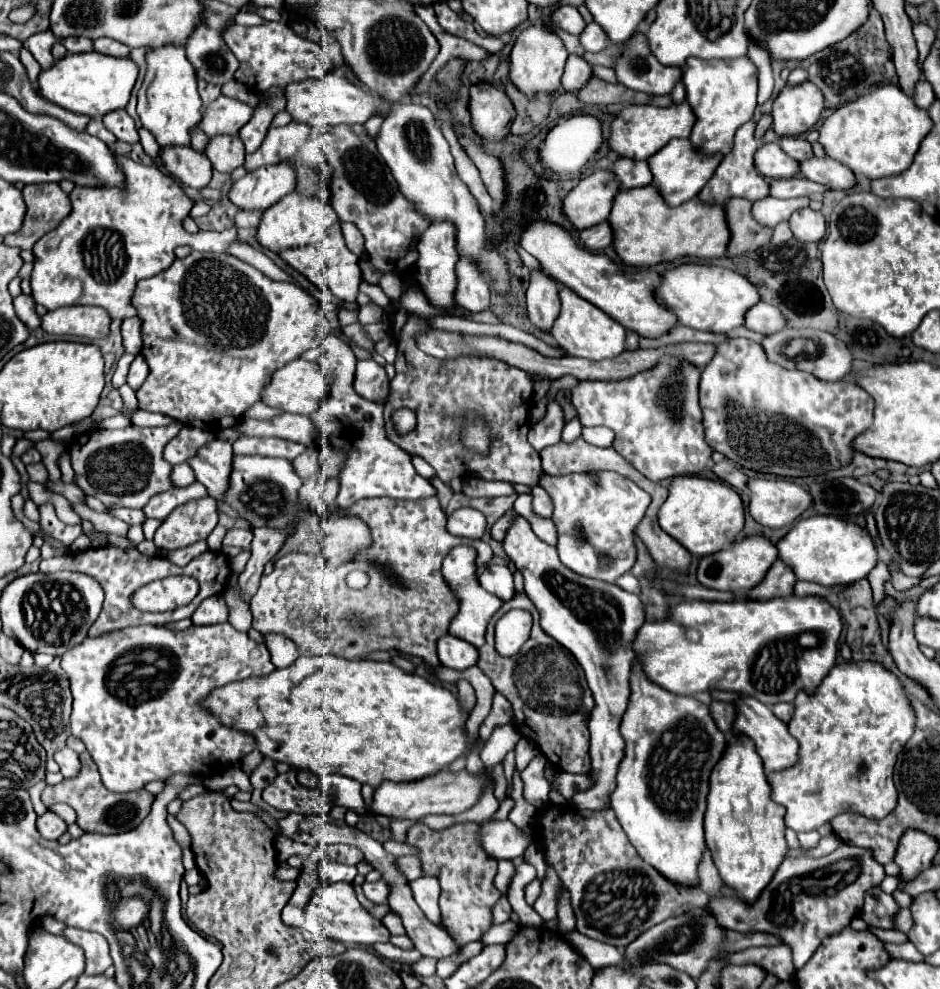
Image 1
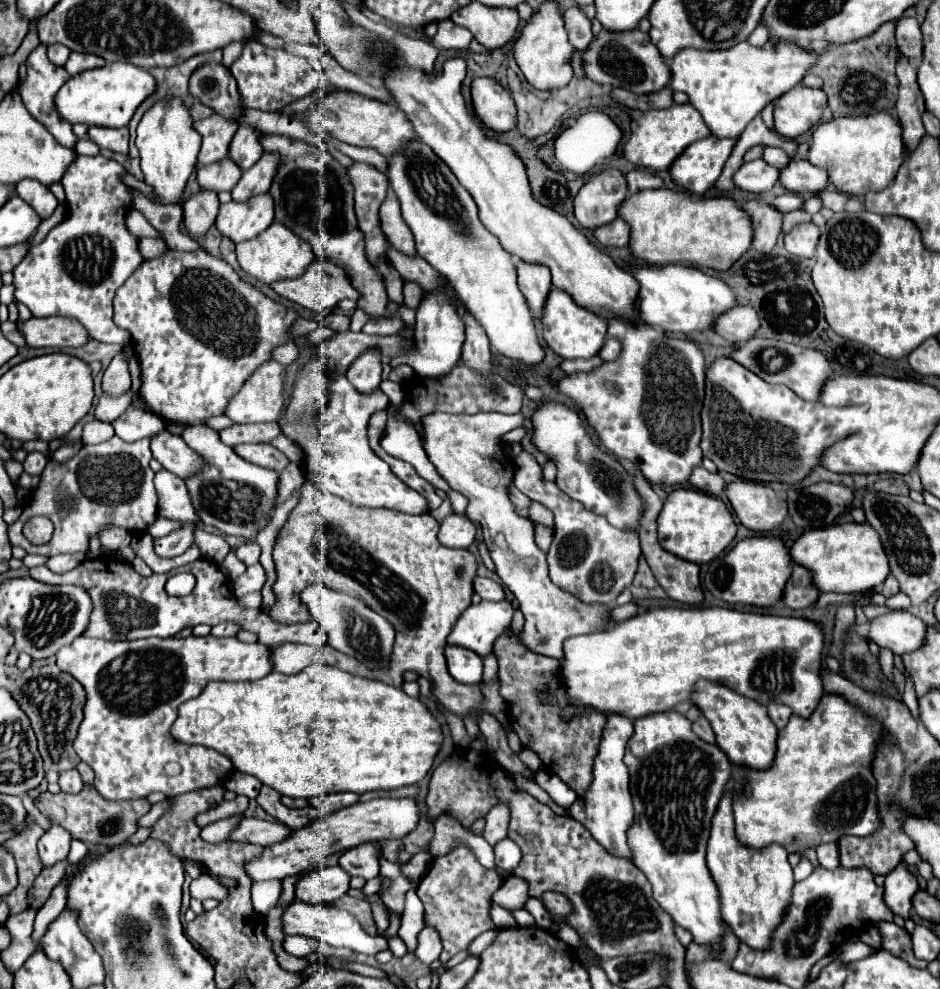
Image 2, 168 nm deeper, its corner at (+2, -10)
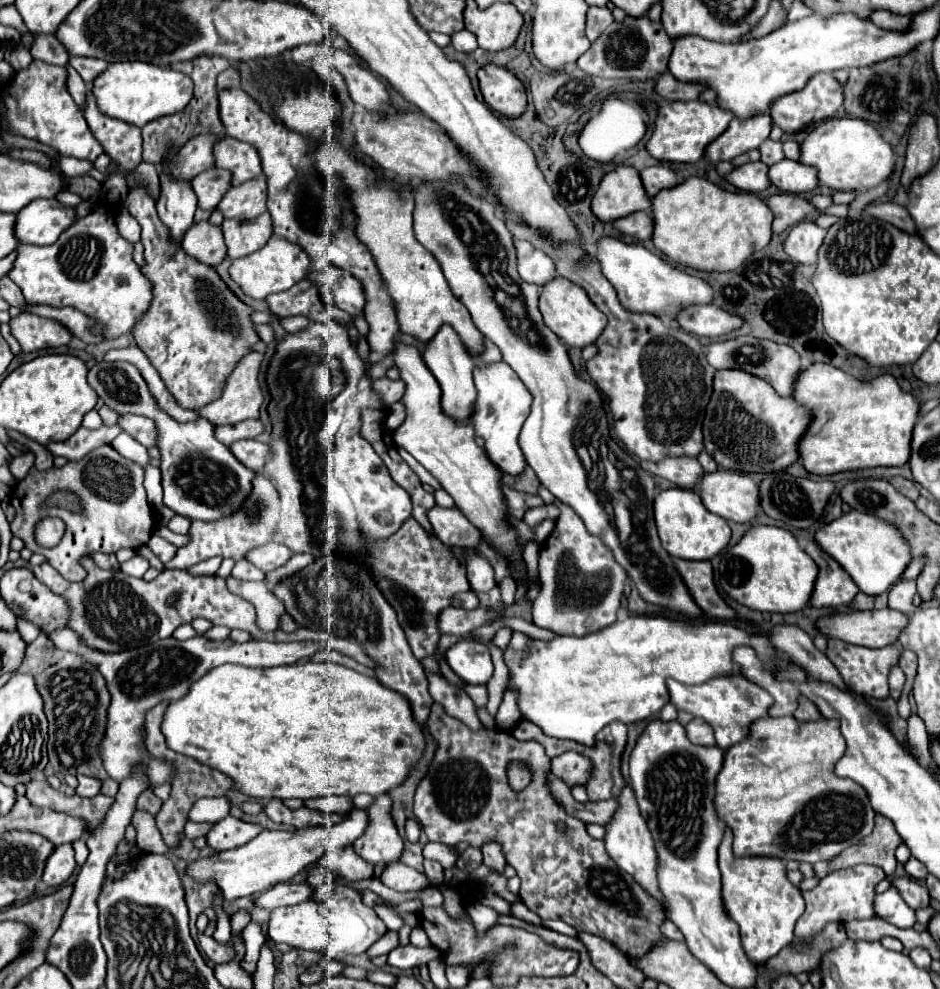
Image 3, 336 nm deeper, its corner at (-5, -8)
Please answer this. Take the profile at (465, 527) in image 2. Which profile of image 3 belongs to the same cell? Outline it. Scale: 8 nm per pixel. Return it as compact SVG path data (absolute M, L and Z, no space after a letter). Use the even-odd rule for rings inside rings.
M433 507L427 511L429 523L435 531L435 537L447 547L475 547L479 545L479 529L459 511Z

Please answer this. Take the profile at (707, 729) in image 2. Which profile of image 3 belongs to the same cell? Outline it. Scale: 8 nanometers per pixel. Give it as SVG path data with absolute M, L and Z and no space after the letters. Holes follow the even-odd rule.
M693 719L685 725L685 731L687 731L687 737L691 743L695 745L705 745L705 747L711 747L715 745L715 737L713 737L713 731L711 727L707 727L707 723L703 723L703 719Z

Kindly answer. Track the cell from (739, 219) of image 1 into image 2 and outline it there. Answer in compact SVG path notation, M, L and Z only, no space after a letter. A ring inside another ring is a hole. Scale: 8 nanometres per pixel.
M746 201L742 203L742 209L752 219L752 229L754 229L752 247L760 253L770 253L772 247L776 245L776 237L780 235L782 213L772 209L770 203L760 203L760 201Z

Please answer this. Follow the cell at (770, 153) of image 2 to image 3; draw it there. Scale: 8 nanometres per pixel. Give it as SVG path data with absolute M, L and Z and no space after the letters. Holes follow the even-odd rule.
M767 139L759 145L759 151L761 151L761 161L765 165L773 165L777 161L783 159L783 149L781 149L781 141L773 141L773 139Z

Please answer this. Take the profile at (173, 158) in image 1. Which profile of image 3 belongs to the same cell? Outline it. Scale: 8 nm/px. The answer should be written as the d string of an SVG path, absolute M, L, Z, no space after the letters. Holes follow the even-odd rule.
M207 221L193 223L191 231L187 231L183 239L183 251L203 265L209 267L221 265L221 261L227 255L221 227L213 227Z

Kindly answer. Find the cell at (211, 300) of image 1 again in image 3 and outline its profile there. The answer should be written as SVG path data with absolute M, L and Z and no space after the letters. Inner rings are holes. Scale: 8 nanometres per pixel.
M139 183L137 187L129 189L127 207L129 207L129 213L139 221L143 229L141 243L145 247L145 261L147 261L147 265L143 267L143 273L153 283L153 303L147 315L143 315L137 327L133 327L135 341L139 349L149 357L153 367L161 373L161 379L165 381L165 385L175 395L181 407L185 409L203 407L203 403L211 403L211 399L219 395L219 389L223 387L223 379L227 377L227 371L235 367L239 357L251 351L249 345L259 341L259 337L253 331L253 323L249 319L251 309L227 289L227 285L219 279L213 267L203 267L201 263L193 263L193 259L187 259L187 255L183 255L181 247L179 251L175 251L175 259L171 261L167 259L165 255L167 253L167 229L163 229L163 225L159 223L155 201L147 193L145 183Z

